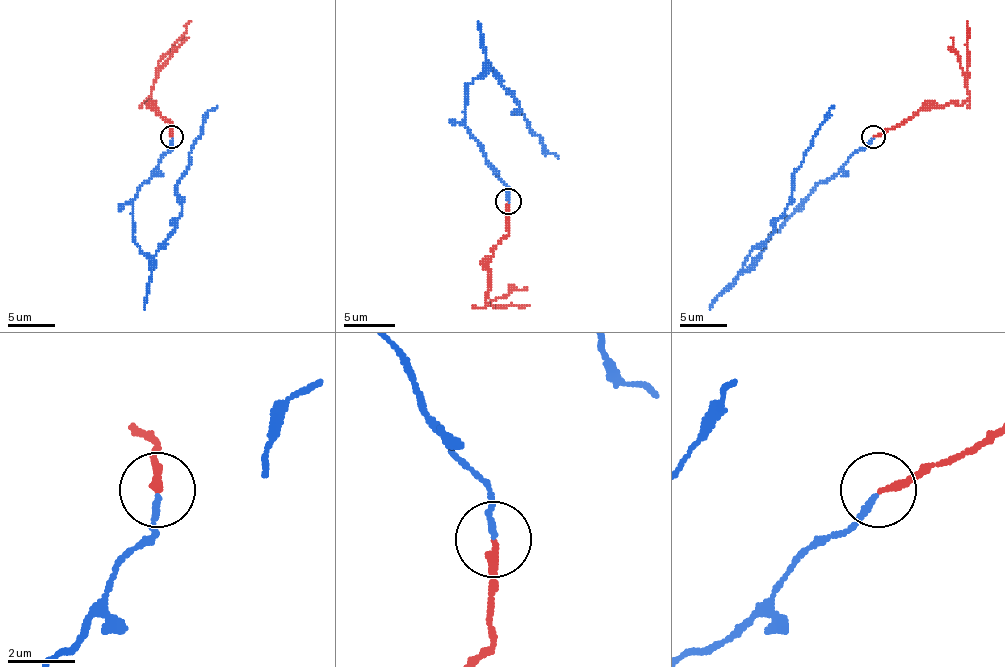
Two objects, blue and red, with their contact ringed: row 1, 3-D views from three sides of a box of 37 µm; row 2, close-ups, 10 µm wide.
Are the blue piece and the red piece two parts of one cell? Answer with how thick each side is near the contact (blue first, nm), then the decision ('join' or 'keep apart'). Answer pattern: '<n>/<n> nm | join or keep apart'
170/240 nm | keep apart

